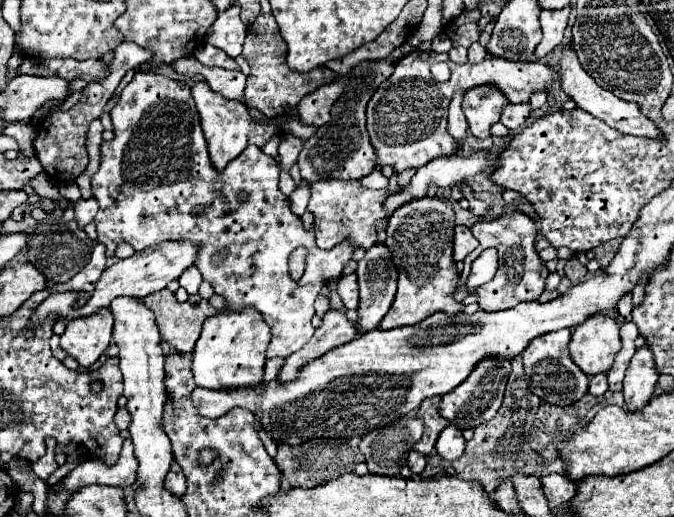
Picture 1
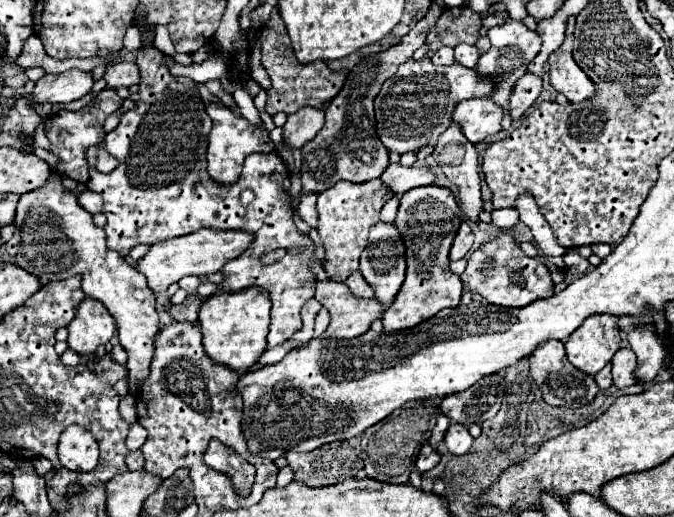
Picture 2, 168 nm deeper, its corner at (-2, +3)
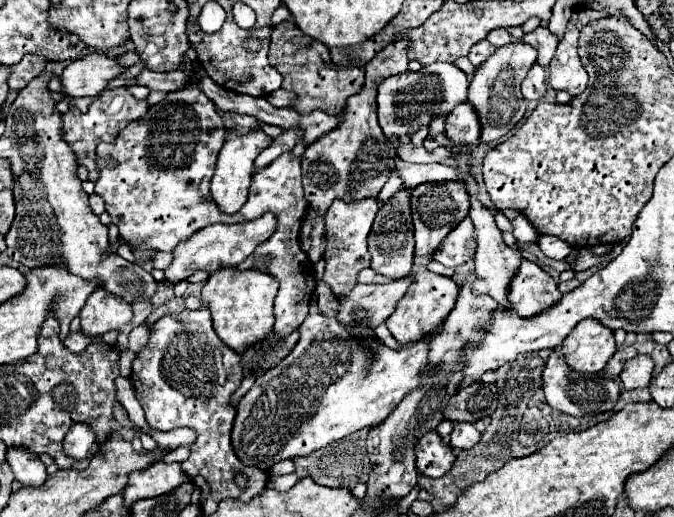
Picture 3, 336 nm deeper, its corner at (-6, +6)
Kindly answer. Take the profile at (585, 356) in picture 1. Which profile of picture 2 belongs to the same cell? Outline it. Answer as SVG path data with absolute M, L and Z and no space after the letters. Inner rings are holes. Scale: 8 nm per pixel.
M591 315L567 343L567 359L587 375L597 375L619 349L621 337L615 315Z

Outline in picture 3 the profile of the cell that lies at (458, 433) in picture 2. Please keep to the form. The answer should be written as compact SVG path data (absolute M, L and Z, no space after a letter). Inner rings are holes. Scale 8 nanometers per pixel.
M459 422L455 424L453 432L451 432L451 446L459 448L459 450L469 450L479 442L481 434L473 424L467 422Z

